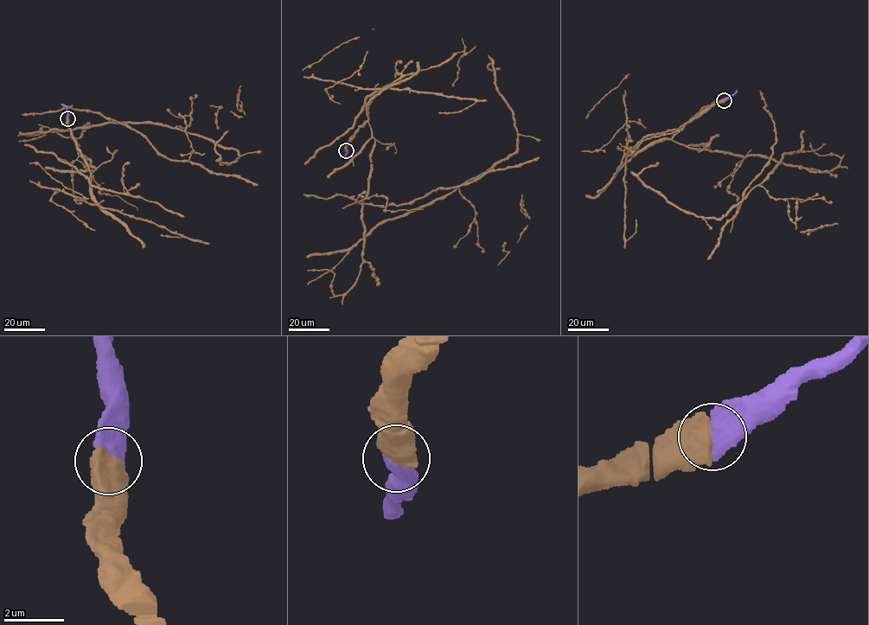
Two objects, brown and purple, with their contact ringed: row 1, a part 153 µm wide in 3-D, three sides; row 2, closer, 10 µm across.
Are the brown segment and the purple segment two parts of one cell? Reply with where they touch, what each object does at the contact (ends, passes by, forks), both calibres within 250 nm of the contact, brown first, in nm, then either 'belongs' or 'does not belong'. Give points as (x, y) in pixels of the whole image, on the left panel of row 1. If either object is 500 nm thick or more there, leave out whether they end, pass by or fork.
(67, 118) | 800/700 nm | belongs

